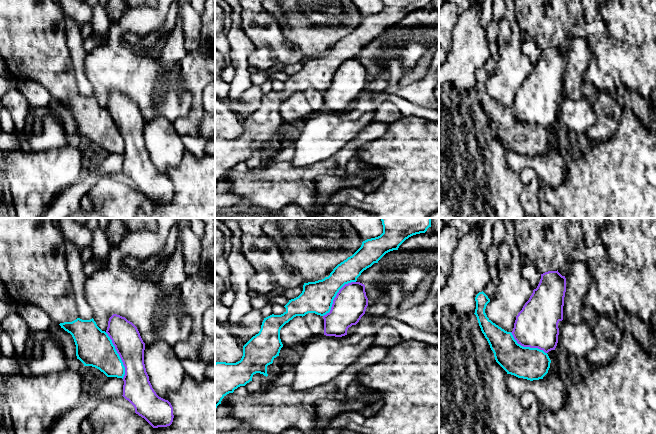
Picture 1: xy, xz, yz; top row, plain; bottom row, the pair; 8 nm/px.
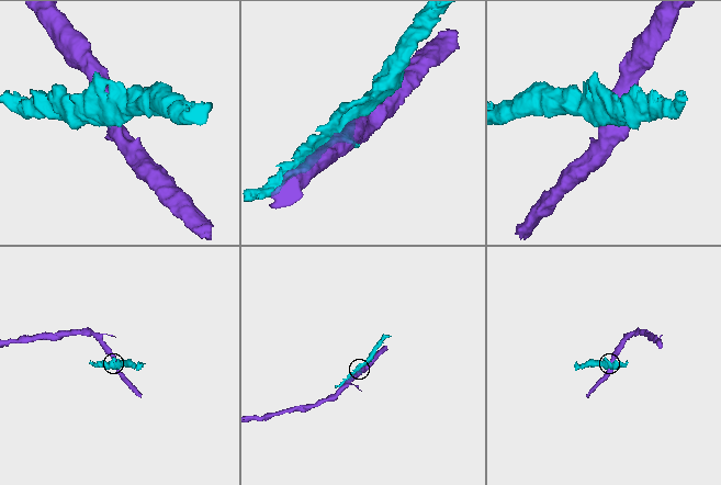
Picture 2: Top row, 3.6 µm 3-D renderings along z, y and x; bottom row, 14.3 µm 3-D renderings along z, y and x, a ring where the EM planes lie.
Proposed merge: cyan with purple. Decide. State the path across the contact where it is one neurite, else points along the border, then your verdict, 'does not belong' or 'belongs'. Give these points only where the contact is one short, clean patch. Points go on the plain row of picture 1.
does not belong

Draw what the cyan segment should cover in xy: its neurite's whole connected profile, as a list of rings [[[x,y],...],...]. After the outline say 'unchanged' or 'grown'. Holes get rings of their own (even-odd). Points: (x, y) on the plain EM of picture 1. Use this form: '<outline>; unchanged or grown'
[[[77,94],[59,101],[72,111],[77,135],[84,142],[95,143],[107,153],[123,155],[125,151],[123,138],[108,110],[97,102],[93,94],[90,96]]]; unchanged

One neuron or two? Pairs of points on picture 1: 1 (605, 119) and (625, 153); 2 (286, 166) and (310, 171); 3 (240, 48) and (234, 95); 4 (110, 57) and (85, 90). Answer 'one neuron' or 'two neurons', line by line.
1: two neurons
2: one neuron
3: one neuron
4: two neurons

